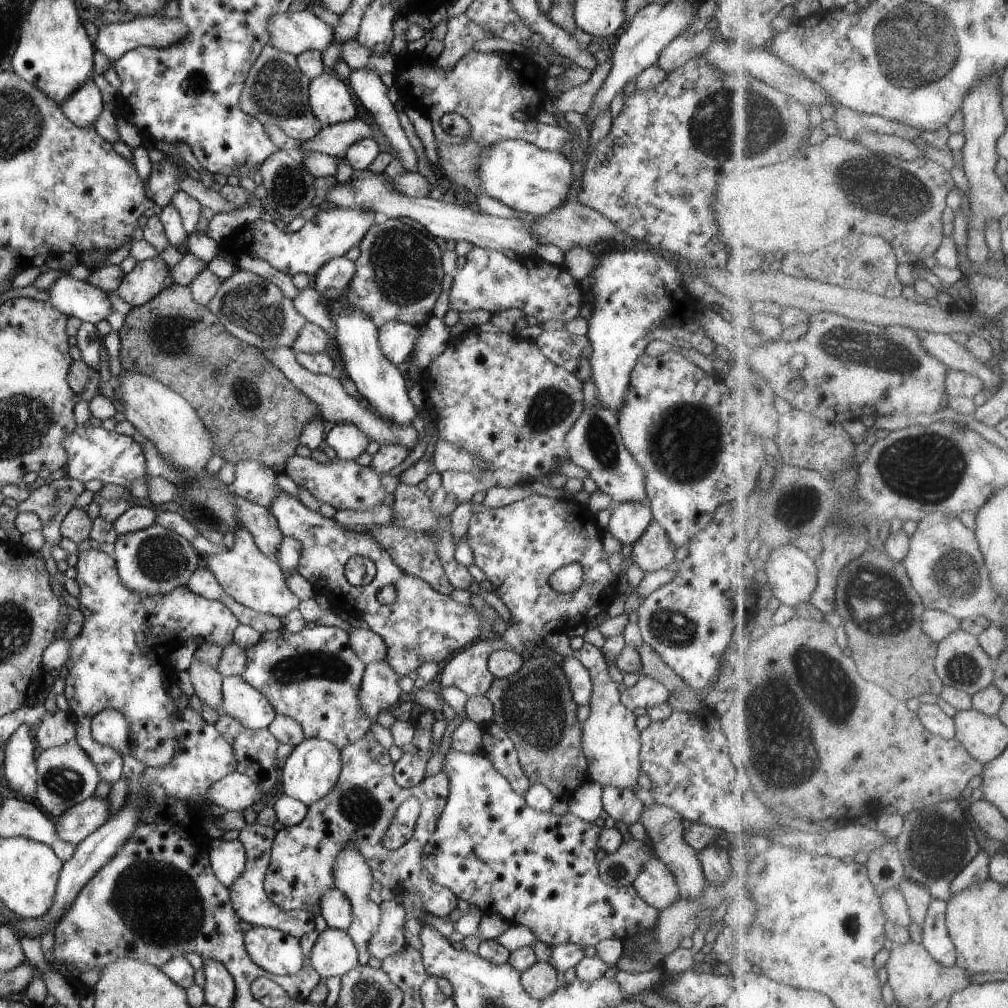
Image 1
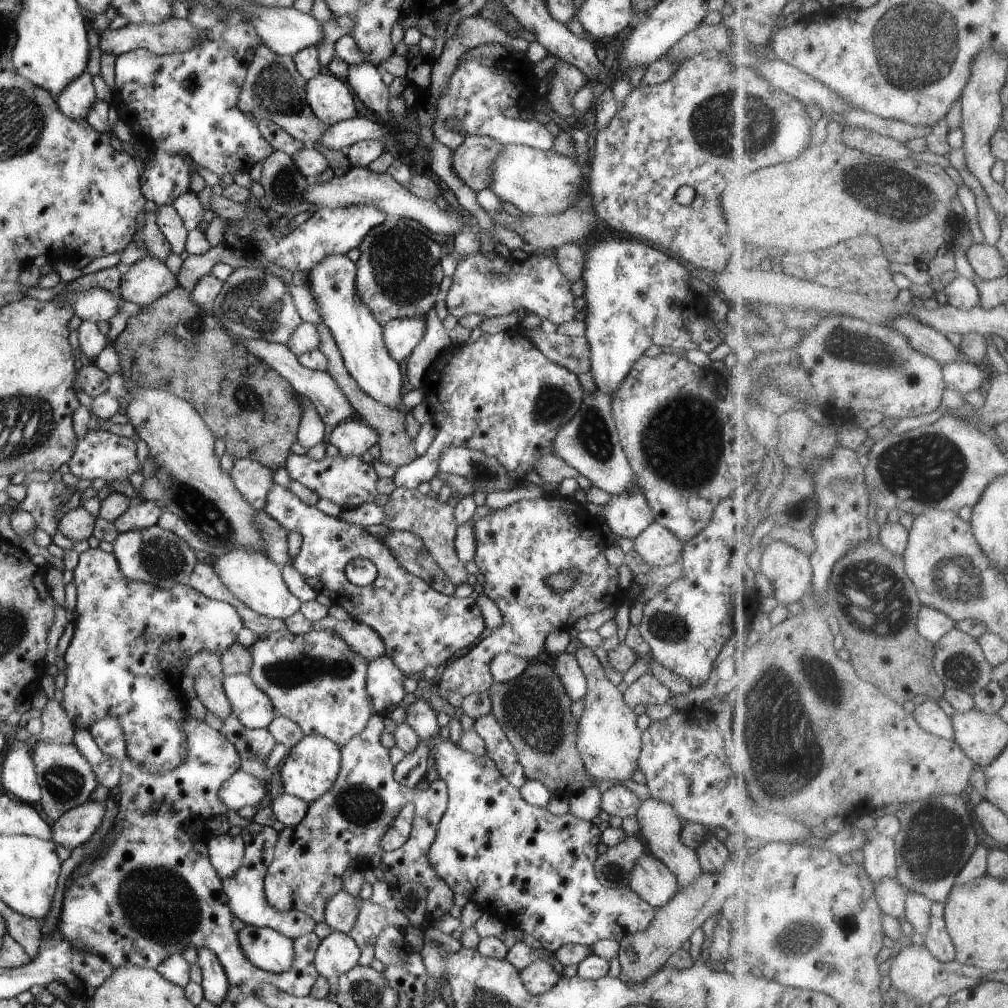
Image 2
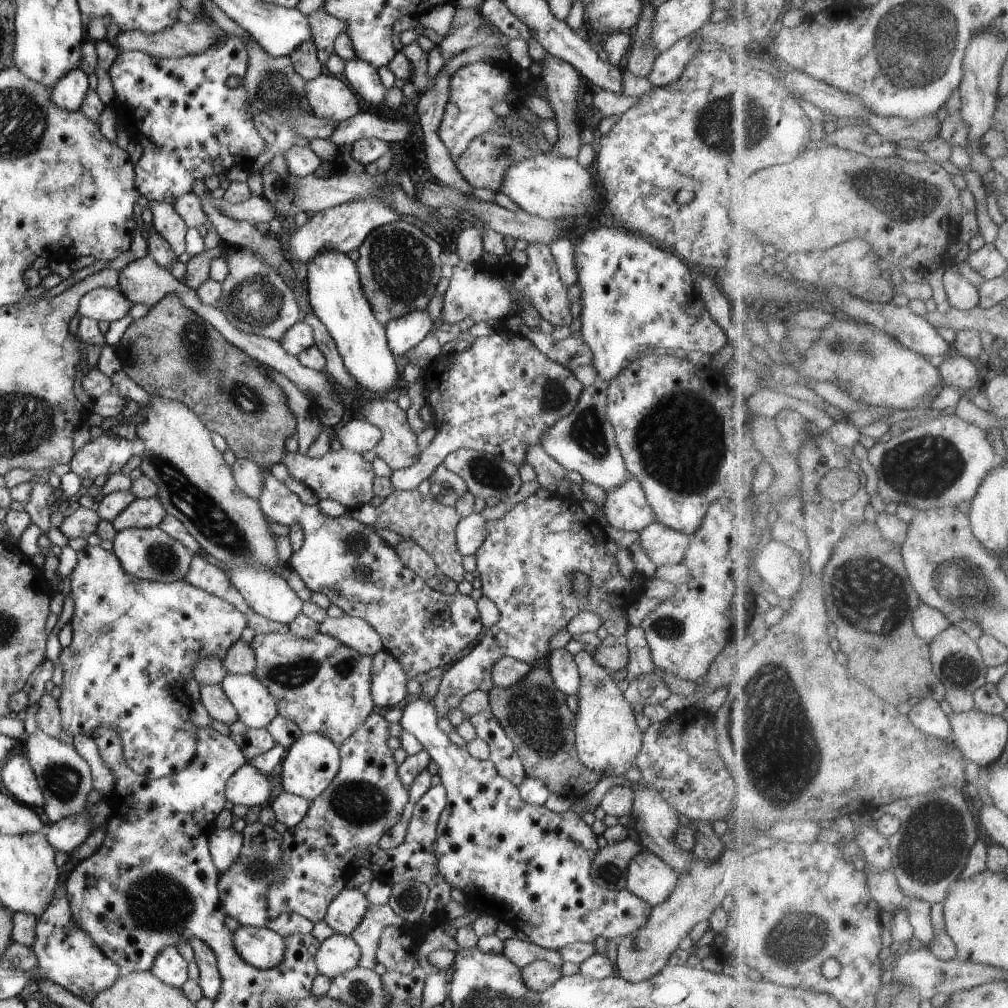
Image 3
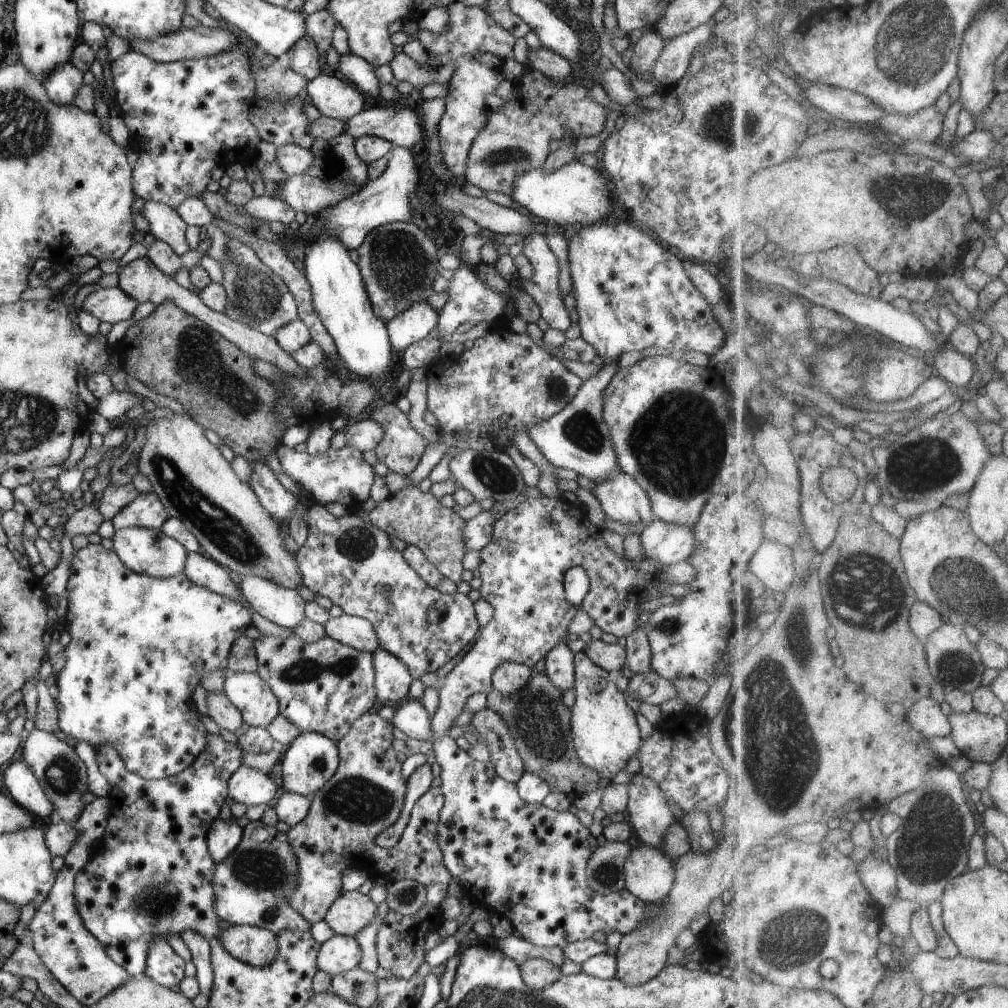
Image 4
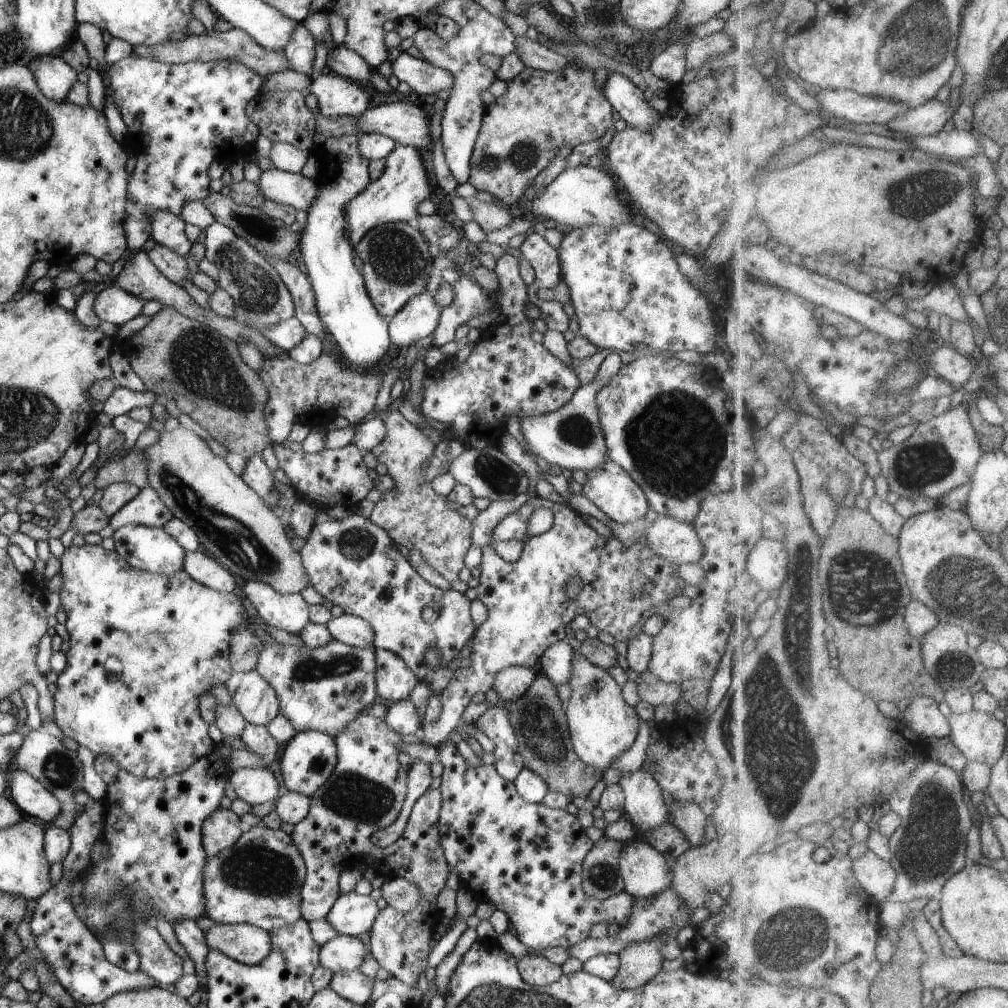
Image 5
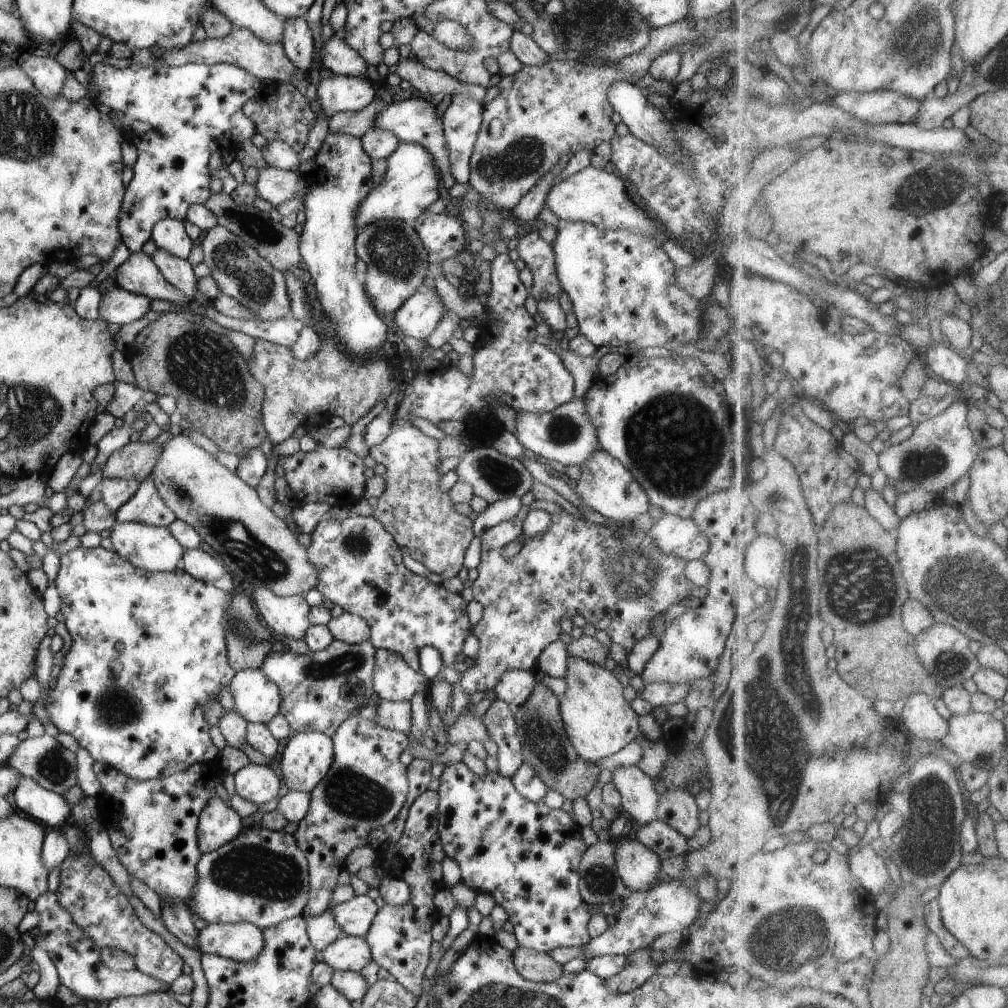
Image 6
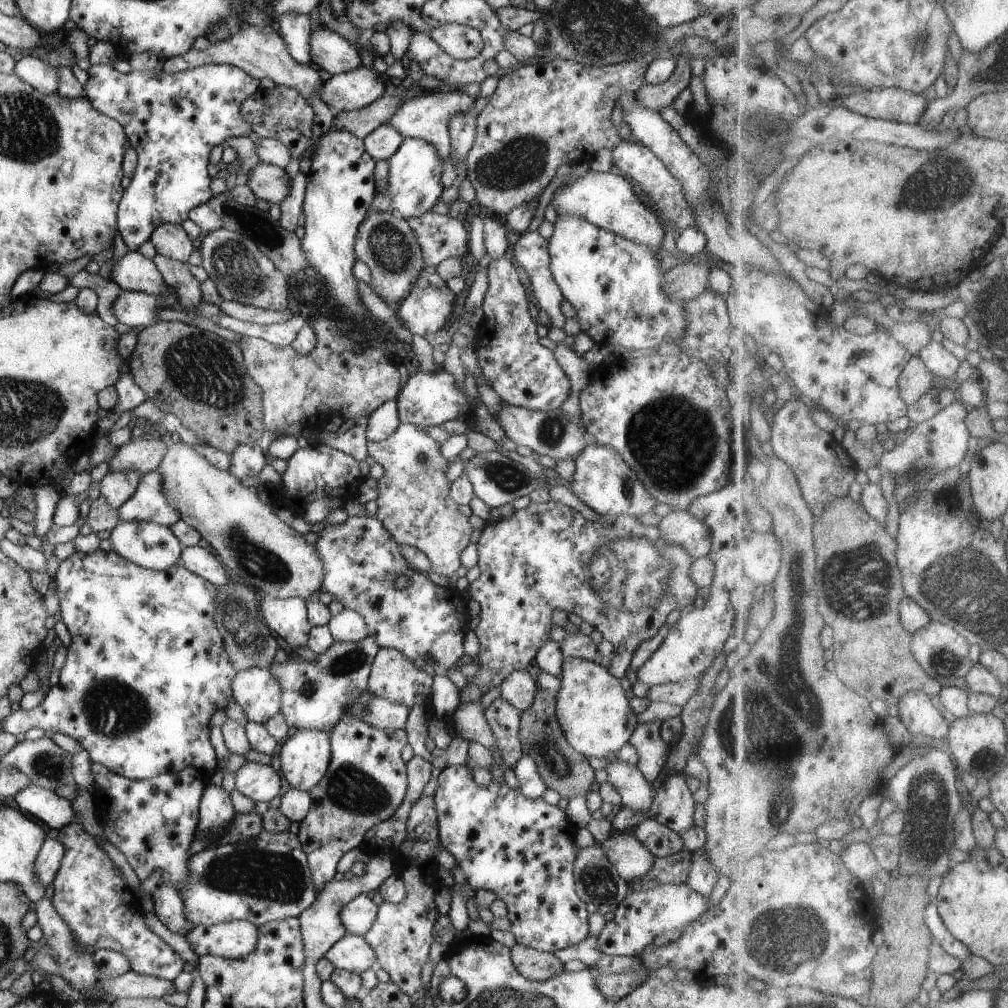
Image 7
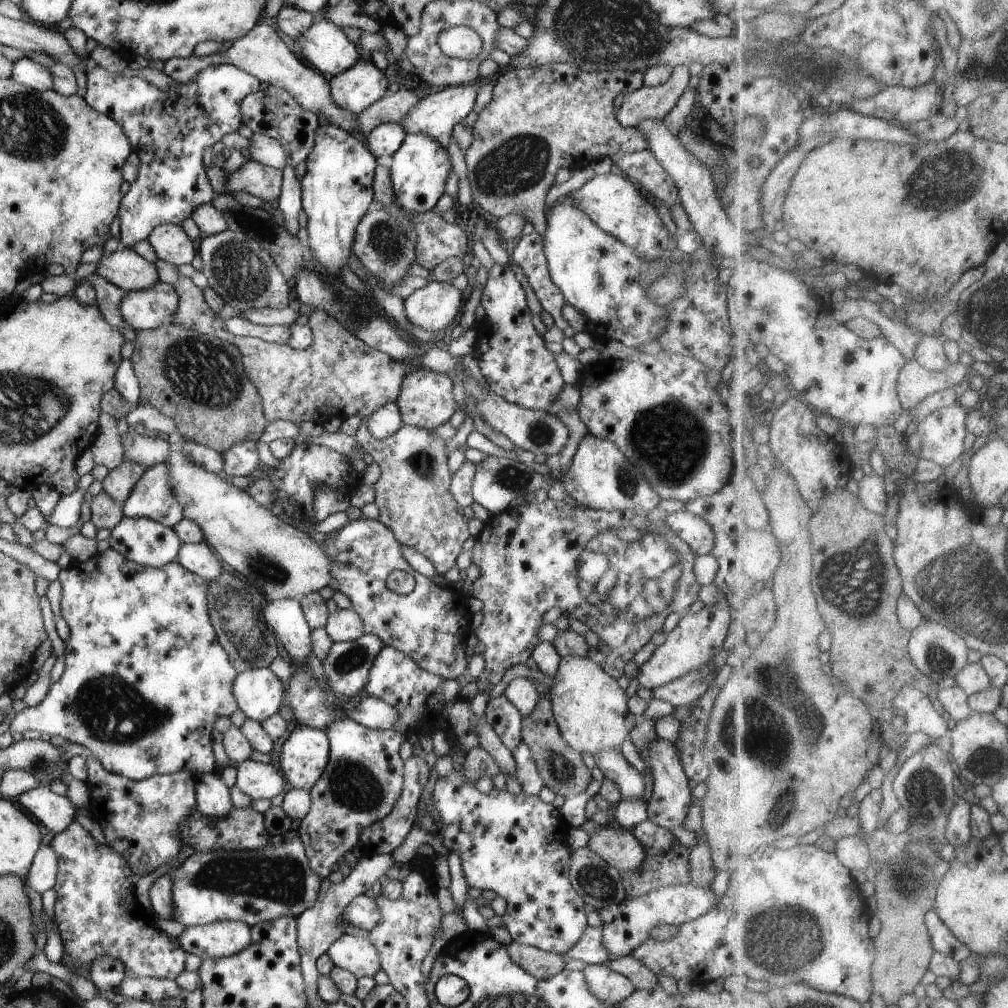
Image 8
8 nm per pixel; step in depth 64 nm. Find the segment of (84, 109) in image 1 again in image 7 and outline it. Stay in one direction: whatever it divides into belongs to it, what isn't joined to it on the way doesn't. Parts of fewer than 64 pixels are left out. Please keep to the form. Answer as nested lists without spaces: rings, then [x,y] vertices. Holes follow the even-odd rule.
[[[19,57],[14,73],[41,93],[52,94],[57,91],[59,80],[56,68],[39,58]]]

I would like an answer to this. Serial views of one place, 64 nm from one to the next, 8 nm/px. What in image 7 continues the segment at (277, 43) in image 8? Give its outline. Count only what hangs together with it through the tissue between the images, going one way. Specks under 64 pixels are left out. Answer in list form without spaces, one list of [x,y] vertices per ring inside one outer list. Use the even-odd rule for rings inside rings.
[[[248,25],[247,27],[242,27],[223,41],[210,44],[204,50],[197,51],[192,48],[186,54],[170,57],[164,63],[170,73],[179,73],[180,71],[204,65],[219,65],[222,63],[232,65],[259,81],[262,78],[270,78],[276,85],[296,90],[298,94],[301,94],[308,101],[308,104],[312,94],[321,94],[321,87],[325,83],[322,81],[318,73],[319,69],[316,66],[300,64],[292,58],[284,39],[278,35],[278,32],[271,25],[263,27]]]

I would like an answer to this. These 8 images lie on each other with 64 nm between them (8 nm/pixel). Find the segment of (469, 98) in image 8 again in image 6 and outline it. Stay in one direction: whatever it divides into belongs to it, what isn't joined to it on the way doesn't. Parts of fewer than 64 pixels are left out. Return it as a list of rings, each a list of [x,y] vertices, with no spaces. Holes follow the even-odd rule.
[[[421,95],[405,99],[402,102],[392,103],[377,116],[373,128],[380,127],[389,130],[402,143],[418,143],[425,146],[437,160],[441,174],[448,174],[448,172],[451,173],[449,150],[443,129],[443,116],[438,114],[438,107],[440,107],[440,104],[436,106],[423,99]]]

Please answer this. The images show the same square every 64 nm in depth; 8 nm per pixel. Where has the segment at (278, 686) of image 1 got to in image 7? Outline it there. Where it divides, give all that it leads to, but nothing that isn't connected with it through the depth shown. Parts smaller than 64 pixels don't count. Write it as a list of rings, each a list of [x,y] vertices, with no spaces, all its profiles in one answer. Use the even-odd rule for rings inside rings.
[[[366,636],[358,642],[334,641],[328,650],[318,655],[316,662],[308,662],[292,654],[288,656],[286,664],[270,665],[269,669],[282,689],[280,712],[289,726],[329,734],[351,704],[365,700],[368,696],[366,690],[369,674],[374,657],[380,649],[381,646],[373,636]]]

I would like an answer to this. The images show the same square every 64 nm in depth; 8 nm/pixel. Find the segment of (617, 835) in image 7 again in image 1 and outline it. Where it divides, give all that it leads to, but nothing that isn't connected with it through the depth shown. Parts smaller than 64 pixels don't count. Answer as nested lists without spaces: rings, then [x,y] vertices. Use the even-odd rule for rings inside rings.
[[[656,856],[641,866],[631,885],[644,902],[658,910],[672,905],[681,898],[672,871]]]

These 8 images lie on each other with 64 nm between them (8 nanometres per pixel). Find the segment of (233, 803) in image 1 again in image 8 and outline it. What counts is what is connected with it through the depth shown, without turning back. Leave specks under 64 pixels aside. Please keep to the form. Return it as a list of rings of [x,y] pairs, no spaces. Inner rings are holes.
[[[252,759],[245,760],[236,766],[235,783],[252,801],[271,800],[284,790],[284,778],[272,763],[261,763]]]

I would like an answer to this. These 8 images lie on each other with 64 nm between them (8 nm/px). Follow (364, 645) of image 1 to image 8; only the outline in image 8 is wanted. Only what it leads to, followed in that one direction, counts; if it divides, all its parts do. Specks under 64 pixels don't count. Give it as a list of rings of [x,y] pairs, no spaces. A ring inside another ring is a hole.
[[[339,609],[329,614],[324,630],[334,643],[353,641],[360,638],[365,632],[363,622],[354,609]]]

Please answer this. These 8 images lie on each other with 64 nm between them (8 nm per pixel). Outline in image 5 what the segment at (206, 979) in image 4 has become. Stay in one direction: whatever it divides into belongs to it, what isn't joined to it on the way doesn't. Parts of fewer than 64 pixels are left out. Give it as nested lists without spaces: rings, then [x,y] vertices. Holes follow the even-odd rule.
[[[179,920],[171,924],[178,942],[185,948],[187,957],[195,964],[195,974],[198,978],[205,977],[205,960],[211,951],[204,938],[204,930],[200,930],[196,921]]]

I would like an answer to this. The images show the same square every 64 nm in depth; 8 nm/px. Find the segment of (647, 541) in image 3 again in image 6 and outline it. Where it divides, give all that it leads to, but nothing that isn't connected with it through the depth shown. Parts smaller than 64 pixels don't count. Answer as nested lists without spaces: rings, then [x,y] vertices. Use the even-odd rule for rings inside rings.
[[[666,513],[654,524],[651,532],[662,552],[675,554],[687,562],[702,559],[710,548],[708,537],[692,517]]]

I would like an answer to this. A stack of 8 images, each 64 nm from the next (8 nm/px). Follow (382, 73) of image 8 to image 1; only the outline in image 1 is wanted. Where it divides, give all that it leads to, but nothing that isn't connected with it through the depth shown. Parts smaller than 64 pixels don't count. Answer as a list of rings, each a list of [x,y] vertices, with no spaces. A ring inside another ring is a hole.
[[[322,72],[309,82],[309,103],[324,127],[356,118],[358,110],[350,88],[338,74]]]

